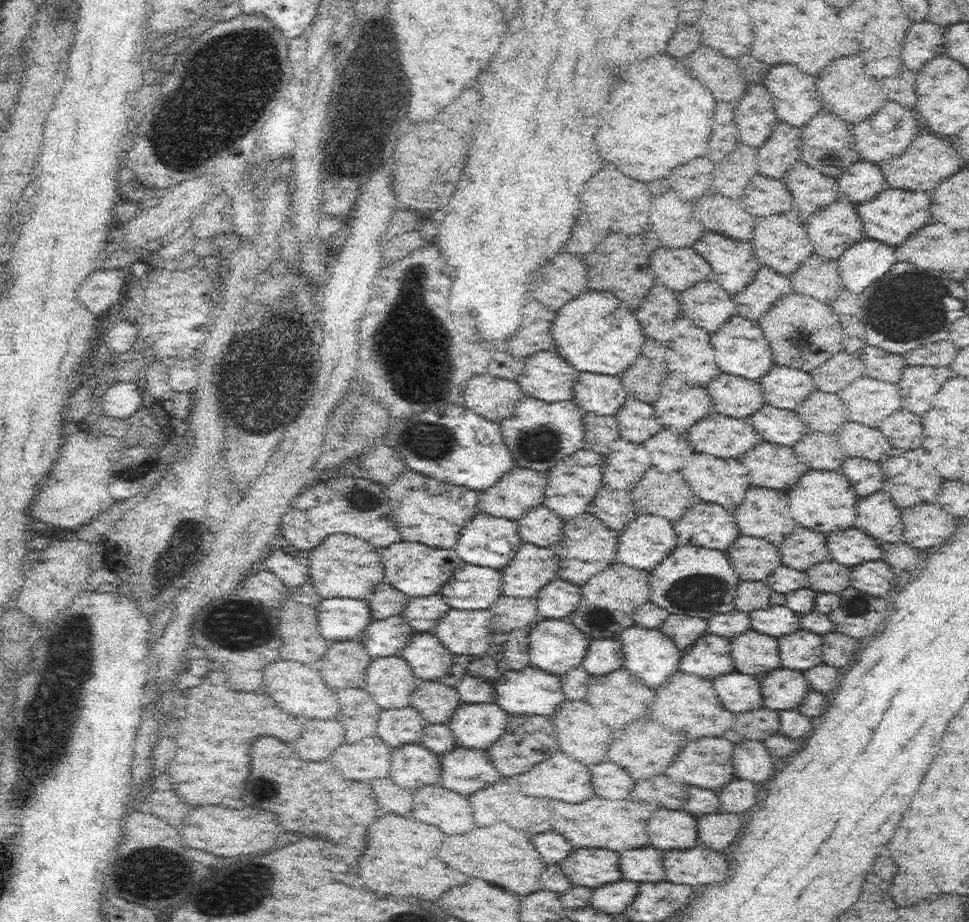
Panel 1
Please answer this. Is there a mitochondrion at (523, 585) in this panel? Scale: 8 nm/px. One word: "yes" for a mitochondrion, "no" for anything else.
no

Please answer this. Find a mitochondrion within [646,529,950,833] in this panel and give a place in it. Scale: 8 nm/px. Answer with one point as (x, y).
(692, 594)

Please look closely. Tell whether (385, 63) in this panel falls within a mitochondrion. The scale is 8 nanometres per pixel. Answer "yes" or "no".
yes

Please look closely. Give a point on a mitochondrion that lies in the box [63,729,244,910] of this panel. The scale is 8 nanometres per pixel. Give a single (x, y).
(145, 877)

